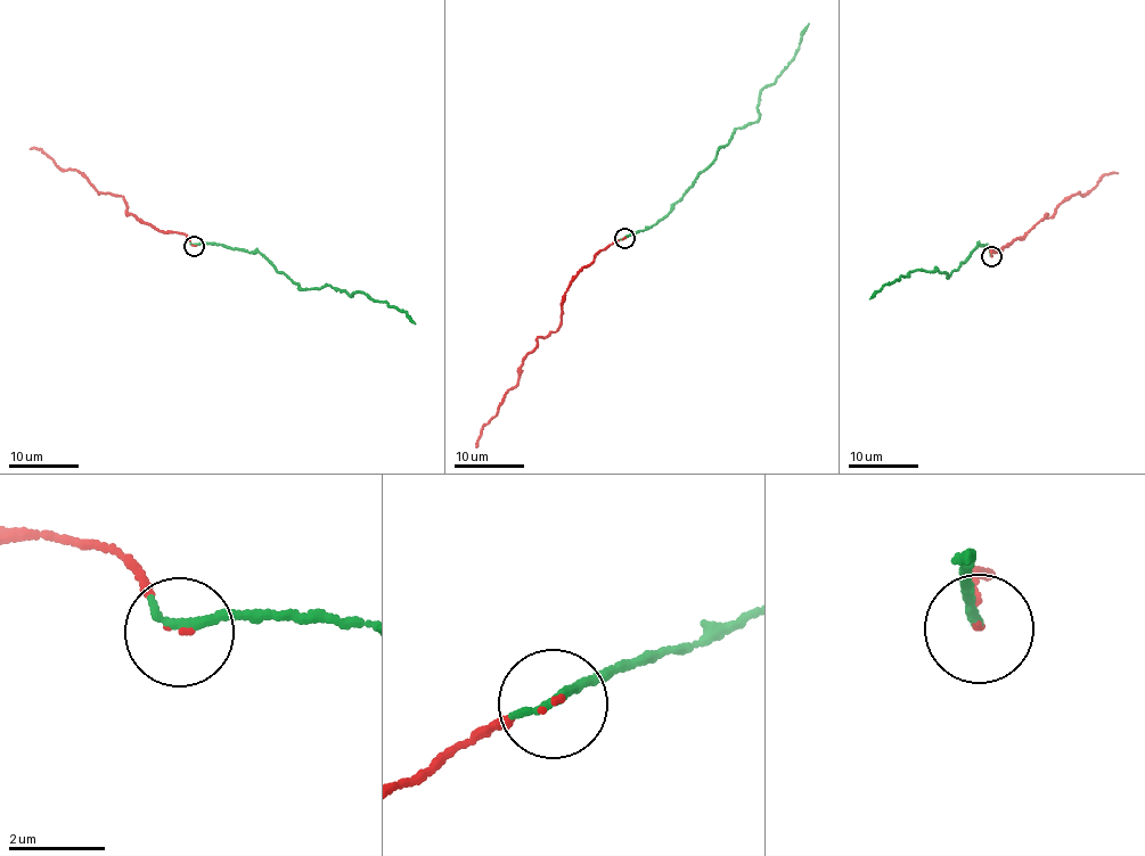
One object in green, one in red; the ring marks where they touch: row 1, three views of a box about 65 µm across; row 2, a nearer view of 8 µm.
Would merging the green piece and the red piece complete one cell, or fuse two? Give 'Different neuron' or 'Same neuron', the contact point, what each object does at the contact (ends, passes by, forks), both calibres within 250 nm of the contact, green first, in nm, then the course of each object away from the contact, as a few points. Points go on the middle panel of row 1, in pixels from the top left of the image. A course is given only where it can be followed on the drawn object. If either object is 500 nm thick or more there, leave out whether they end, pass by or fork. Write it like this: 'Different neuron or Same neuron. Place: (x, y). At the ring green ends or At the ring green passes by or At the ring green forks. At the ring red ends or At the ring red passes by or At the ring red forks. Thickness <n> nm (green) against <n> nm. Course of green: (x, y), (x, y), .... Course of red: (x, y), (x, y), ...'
Same neuron. Place: (624, 238). At the ring green ends. At the ring red ends. Thickness 200 nm (green) against 70 nm. Course of green: (623, 238), (649, 228), (683, 197), (738, 126), (745, 128), (759, 118), (760, 95), (794, 58), (809, 24). Course of red: (624, 238), (597, 254), (573, 279), (556, 330), (537, 338), (516, 384), (476, 446)

